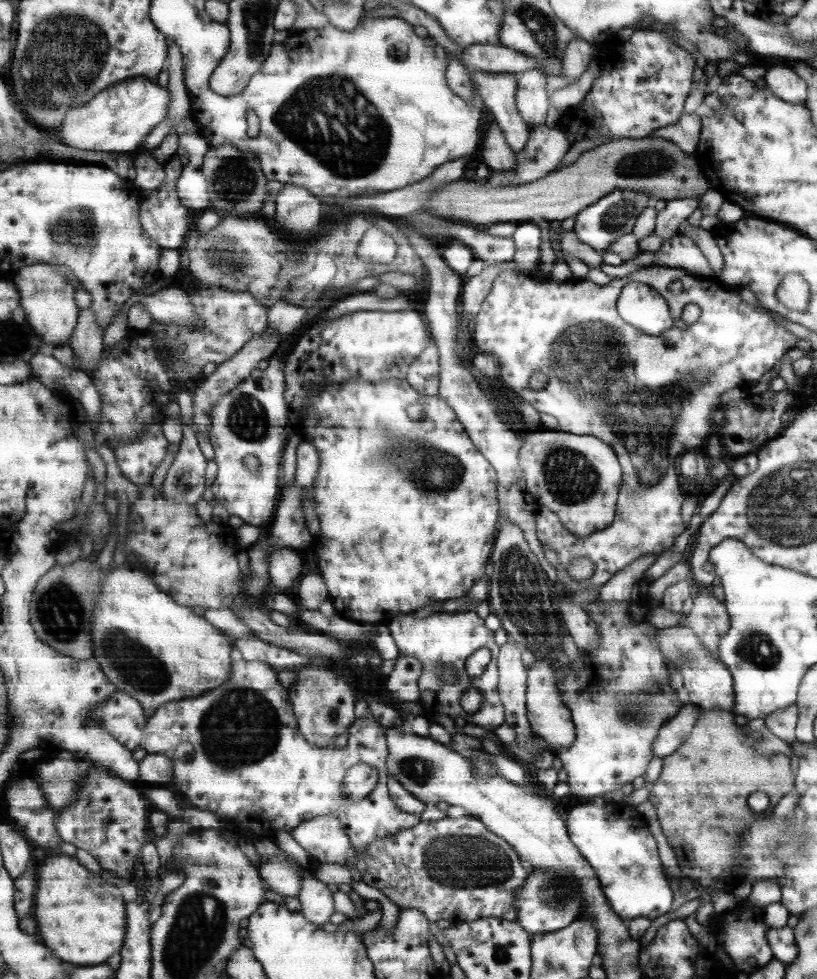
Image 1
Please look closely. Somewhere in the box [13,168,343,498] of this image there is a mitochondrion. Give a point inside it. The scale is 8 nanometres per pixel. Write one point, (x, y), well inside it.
(247, 419)

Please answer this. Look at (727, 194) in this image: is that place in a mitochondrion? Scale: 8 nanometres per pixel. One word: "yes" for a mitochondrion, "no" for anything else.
no

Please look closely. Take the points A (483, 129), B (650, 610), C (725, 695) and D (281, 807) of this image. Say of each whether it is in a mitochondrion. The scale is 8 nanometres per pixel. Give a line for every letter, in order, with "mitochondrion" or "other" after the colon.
A: other
B: other
C: other
D: other

